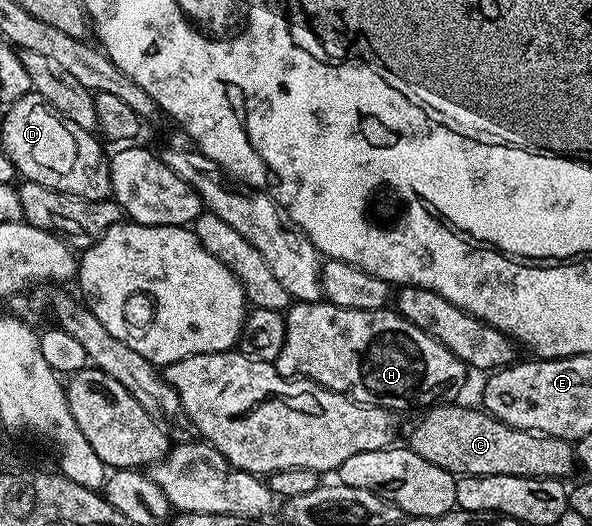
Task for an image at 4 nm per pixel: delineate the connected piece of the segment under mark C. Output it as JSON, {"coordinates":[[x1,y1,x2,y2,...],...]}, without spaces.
{"coordinates":[[434,405,424,412,425,415,413,427,407,446,419,453,431,465,447,469,455,477,463,475,506,475,507,477,531,477,532,479,568,480,568,475,575,471,575,447,568,439,538,435,536,431,524,431,508,427,484,409,473,407,453,407,457,405]]}

